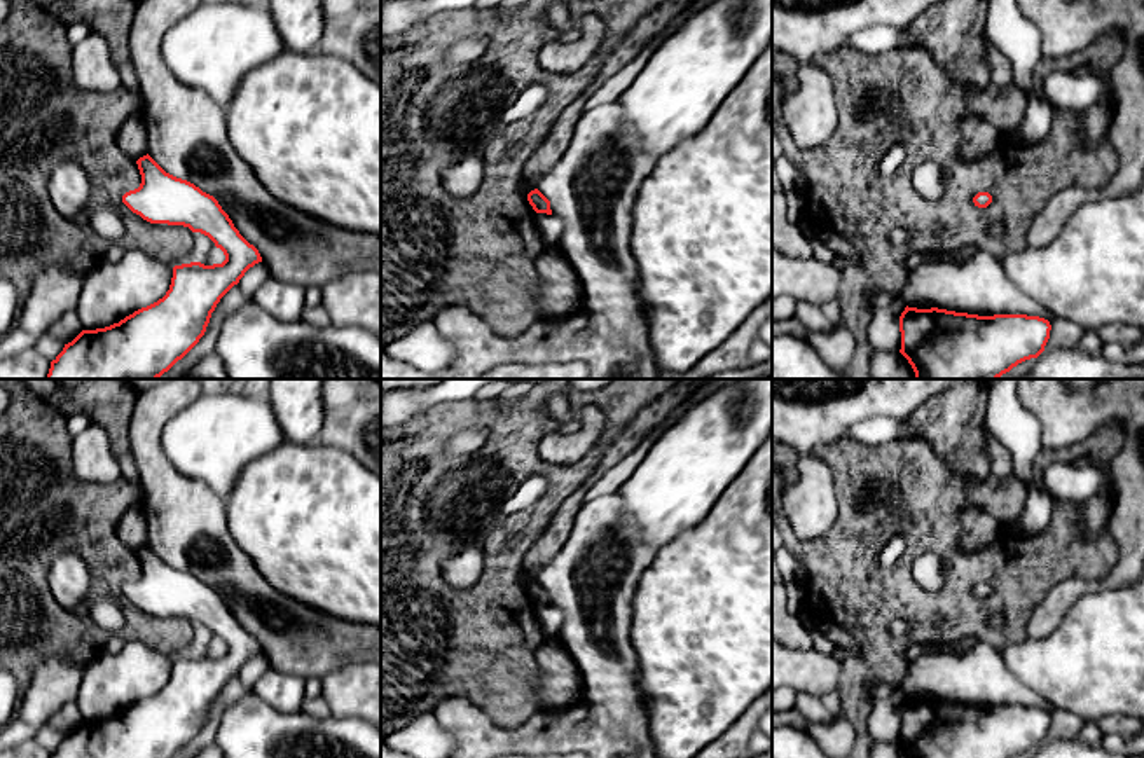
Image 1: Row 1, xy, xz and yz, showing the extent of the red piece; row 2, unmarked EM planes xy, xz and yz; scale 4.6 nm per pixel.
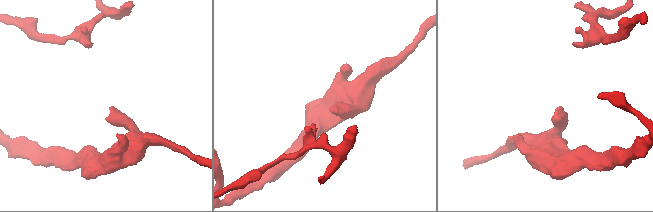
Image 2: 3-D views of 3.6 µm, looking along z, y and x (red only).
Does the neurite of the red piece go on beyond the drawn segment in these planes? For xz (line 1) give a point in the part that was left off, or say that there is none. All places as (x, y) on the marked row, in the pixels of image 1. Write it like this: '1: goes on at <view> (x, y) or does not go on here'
1: does not go on here

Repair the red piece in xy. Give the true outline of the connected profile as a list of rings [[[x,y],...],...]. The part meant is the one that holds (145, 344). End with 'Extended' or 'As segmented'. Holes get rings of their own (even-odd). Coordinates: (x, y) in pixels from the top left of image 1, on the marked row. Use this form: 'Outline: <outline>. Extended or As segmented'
Outline: [[[148,154],[136,164],[141,183],[126,192],[122,203],[150,224],[183,225],[208,236],[224,252],[225,260],[213,265],[175,265],[169,290],[162,299],[110,327],[82,330],[51,362],[47,379],[159,379],[199,342],[220,299],[250,267],[262,262],[258,250],[239,234],[213,196],[166,173]]]. As segmented

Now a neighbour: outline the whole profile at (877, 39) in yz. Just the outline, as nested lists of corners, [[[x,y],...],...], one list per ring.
[[[872,26],[856,31],[847,38],[845,45],[870,54],[917,47],[910,33],[896,26]]]

